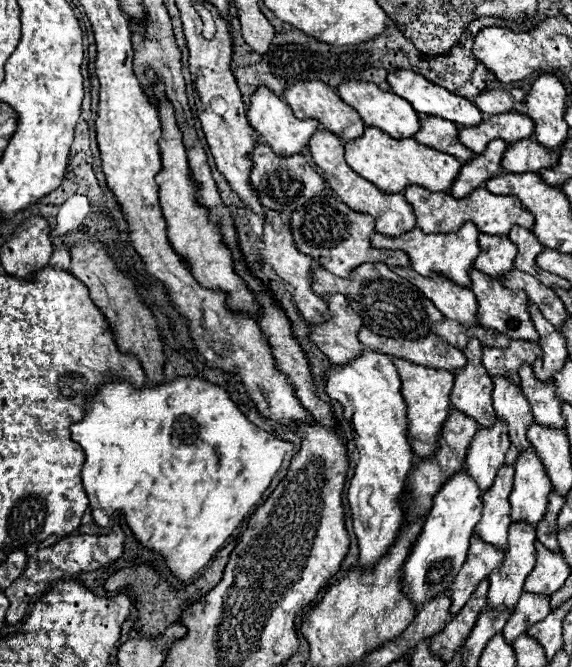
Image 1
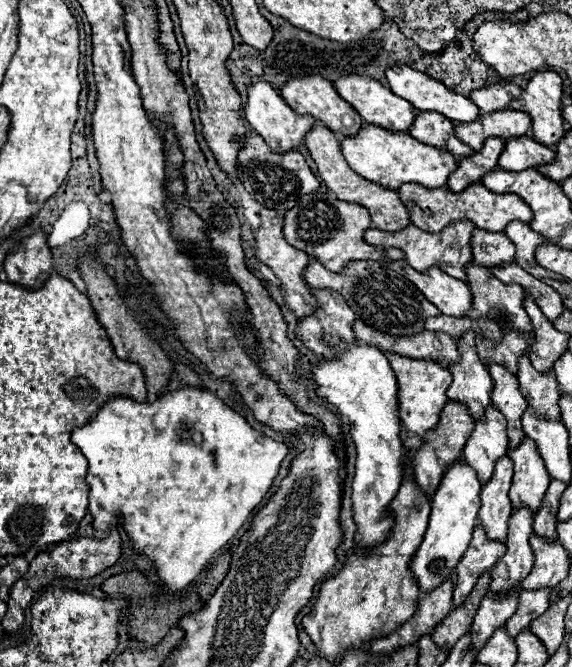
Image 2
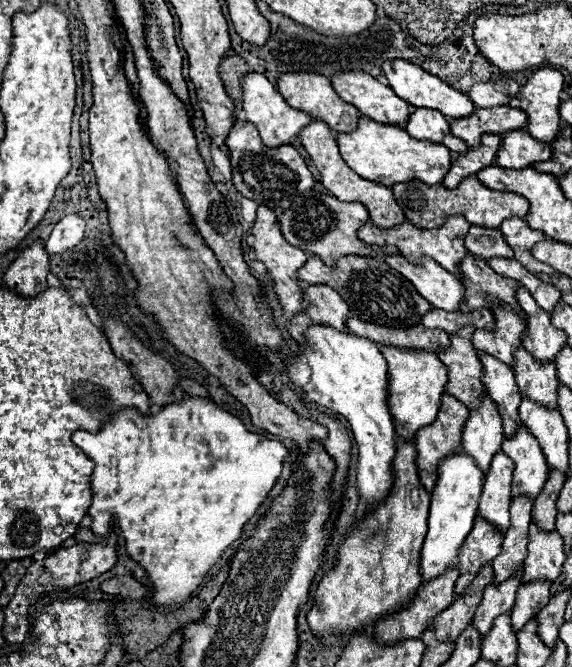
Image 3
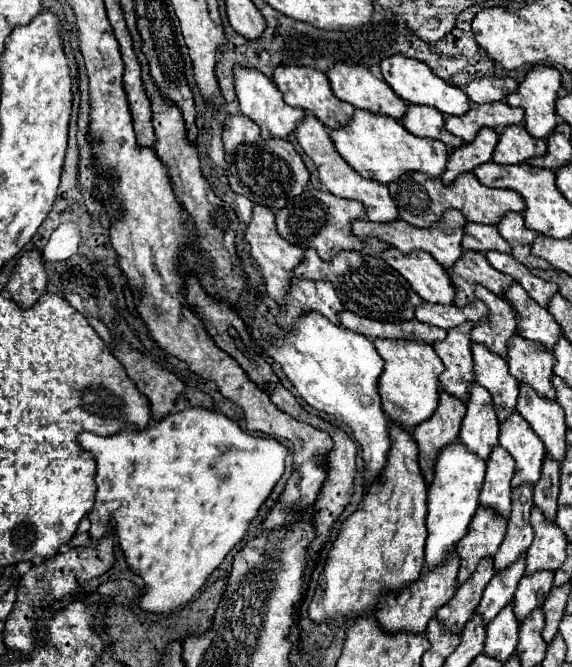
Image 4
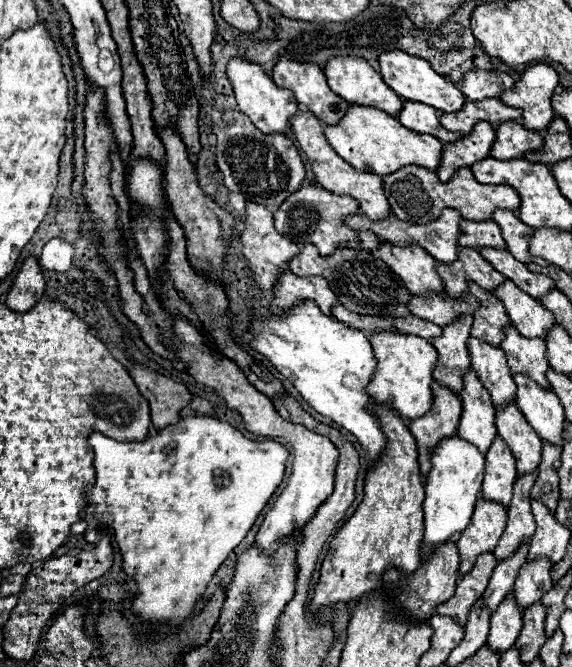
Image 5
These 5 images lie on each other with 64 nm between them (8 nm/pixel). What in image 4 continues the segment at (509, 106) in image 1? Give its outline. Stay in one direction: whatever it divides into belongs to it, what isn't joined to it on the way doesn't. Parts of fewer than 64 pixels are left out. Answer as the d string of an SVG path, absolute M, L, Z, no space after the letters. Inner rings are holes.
M482 76L474 78L466 86L466 96L474 104L488 104L488 102L506 102L508 90L502 78L496 76Z

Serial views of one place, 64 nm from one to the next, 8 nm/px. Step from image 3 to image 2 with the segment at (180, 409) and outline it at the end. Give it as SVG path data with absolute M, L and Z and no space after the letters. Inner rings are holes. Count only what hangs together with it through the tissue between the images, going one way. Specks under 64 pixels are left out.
M198 386L166 392L152 402L136 402L128 396L110 398L88 424L72 430L72 442L88 458L86 484L90 486L90 514L94 520L112 520L118 514L134 548L154 562L160 582L170 594L182 592L198 580L214 554L230 542L264 500L280 470L280 462L288 454L284 442L276 442L254 430L222 398Z

